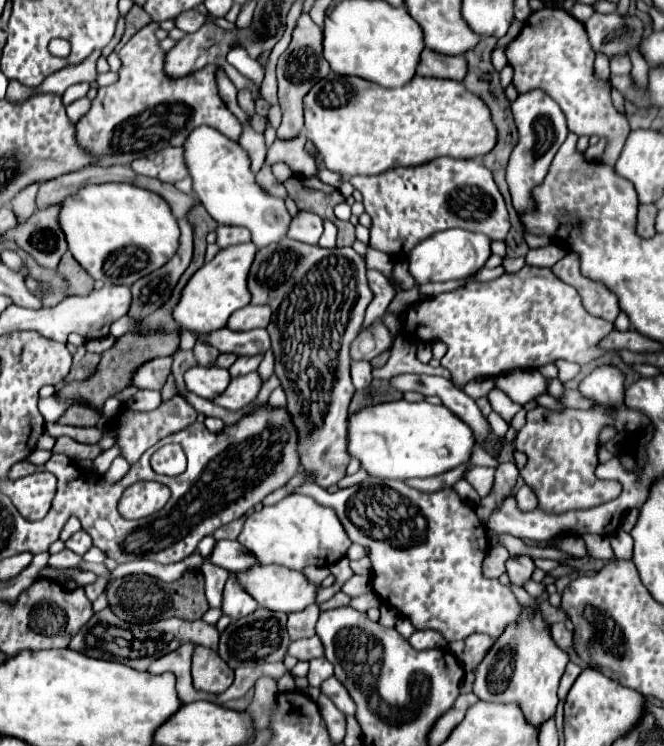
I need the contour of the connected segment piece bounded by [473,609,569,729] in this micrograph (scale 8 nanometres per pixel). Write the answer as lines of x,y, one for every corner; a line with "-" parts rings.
523,609
523,621
515,627
509,627
475,669
473,691
481,701
519,705
527,721
535,729
541,729
541,725
555,715
559,703
557,687
567,663
567,653
559,651
551,639
549,627
545,625
541,613
535,613
535,619
529,621
527,609

